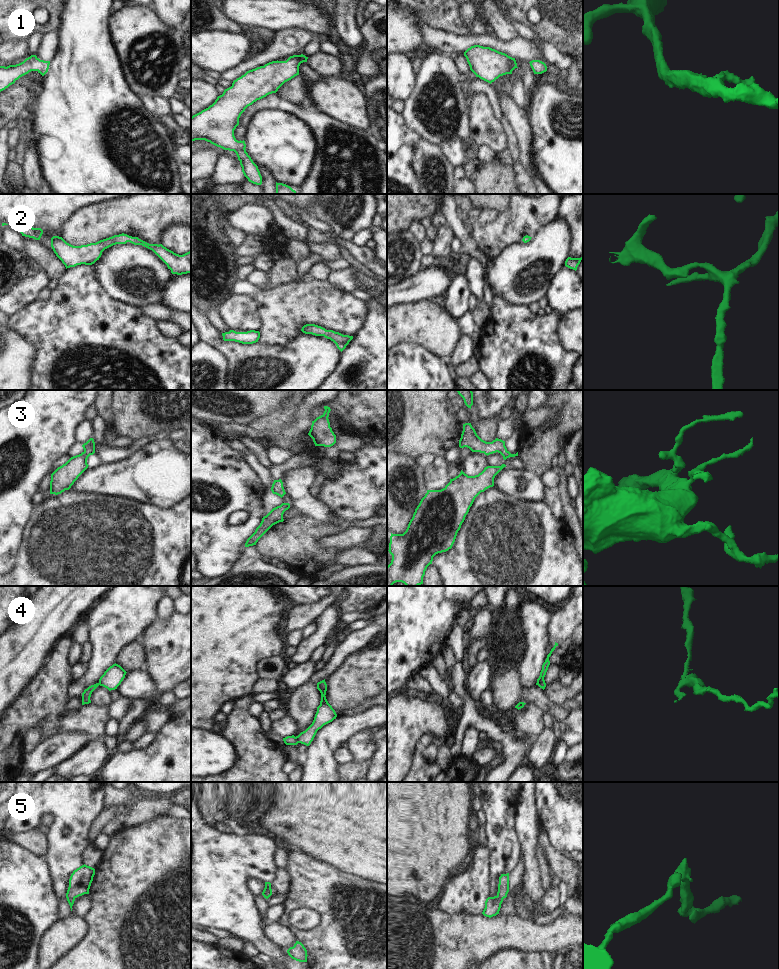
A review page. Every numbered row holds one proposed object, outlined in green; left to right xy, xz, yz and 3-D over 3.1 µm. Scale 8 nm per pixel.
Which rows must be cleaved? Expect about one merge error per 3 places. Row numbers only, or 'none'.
4

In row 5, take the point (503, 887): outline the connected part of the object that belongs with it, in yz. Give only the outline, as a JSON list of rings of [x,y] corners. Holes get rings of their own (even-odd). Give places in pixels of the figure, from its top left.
[[[509,873],[501,874],[499,877],[498,892],[494,897],[488,897],[485,901],[485,908],[482,914],[486,917],[493,917],[499,914],[503,899],[509,892]]]

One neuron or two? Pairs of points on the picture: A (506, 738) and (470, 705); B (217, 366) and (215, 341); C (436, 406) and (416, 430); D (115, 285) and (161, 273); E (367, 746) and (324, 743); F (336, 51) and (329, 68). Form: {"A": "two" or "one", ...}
{"A": "one", "B": "two", "C": "one", "D": "one", "E": "two", "F": "two"}

